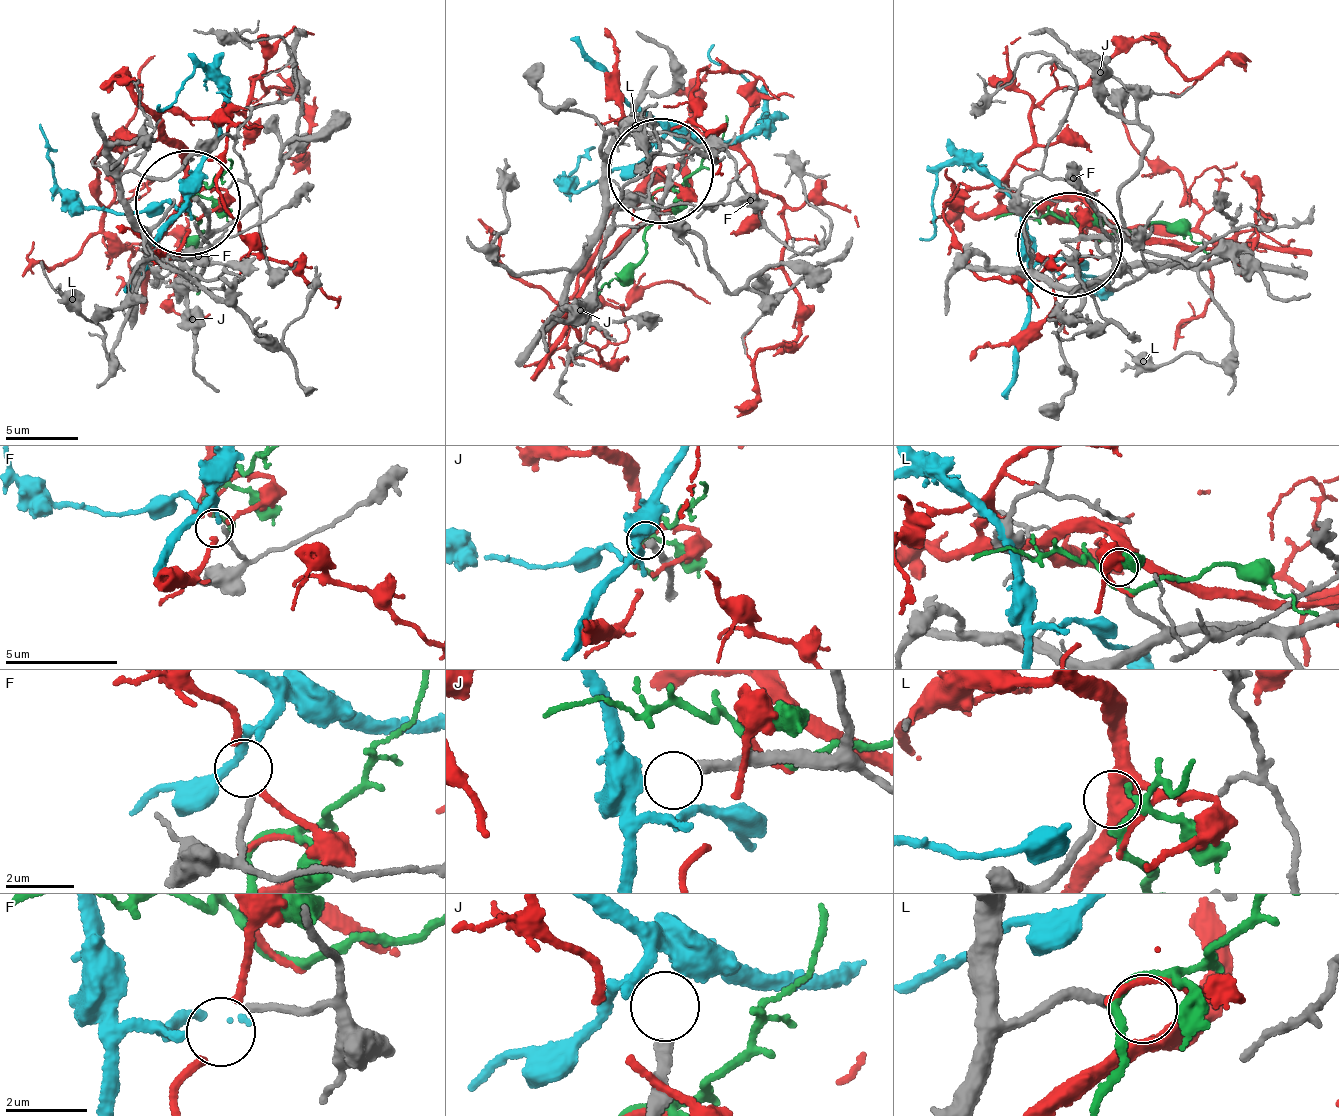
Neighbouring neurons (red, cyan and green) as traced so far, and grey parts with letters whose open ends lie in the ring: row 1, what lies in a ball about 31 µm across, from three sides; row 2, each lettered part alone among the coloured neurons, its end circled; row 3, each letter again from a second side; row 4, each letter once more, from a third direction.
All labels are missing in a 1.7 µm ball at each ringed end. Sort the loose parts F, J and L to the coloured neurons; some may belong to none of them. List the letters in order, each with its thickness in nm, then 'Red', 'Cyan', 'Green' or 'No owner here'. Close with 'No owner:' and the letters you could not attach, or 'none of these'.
F: Thickness 170 nm. Cyan
J: Thickness 280 nm. No owner here
L: Thickness 240 nm. No owner here
No owner: J, L

